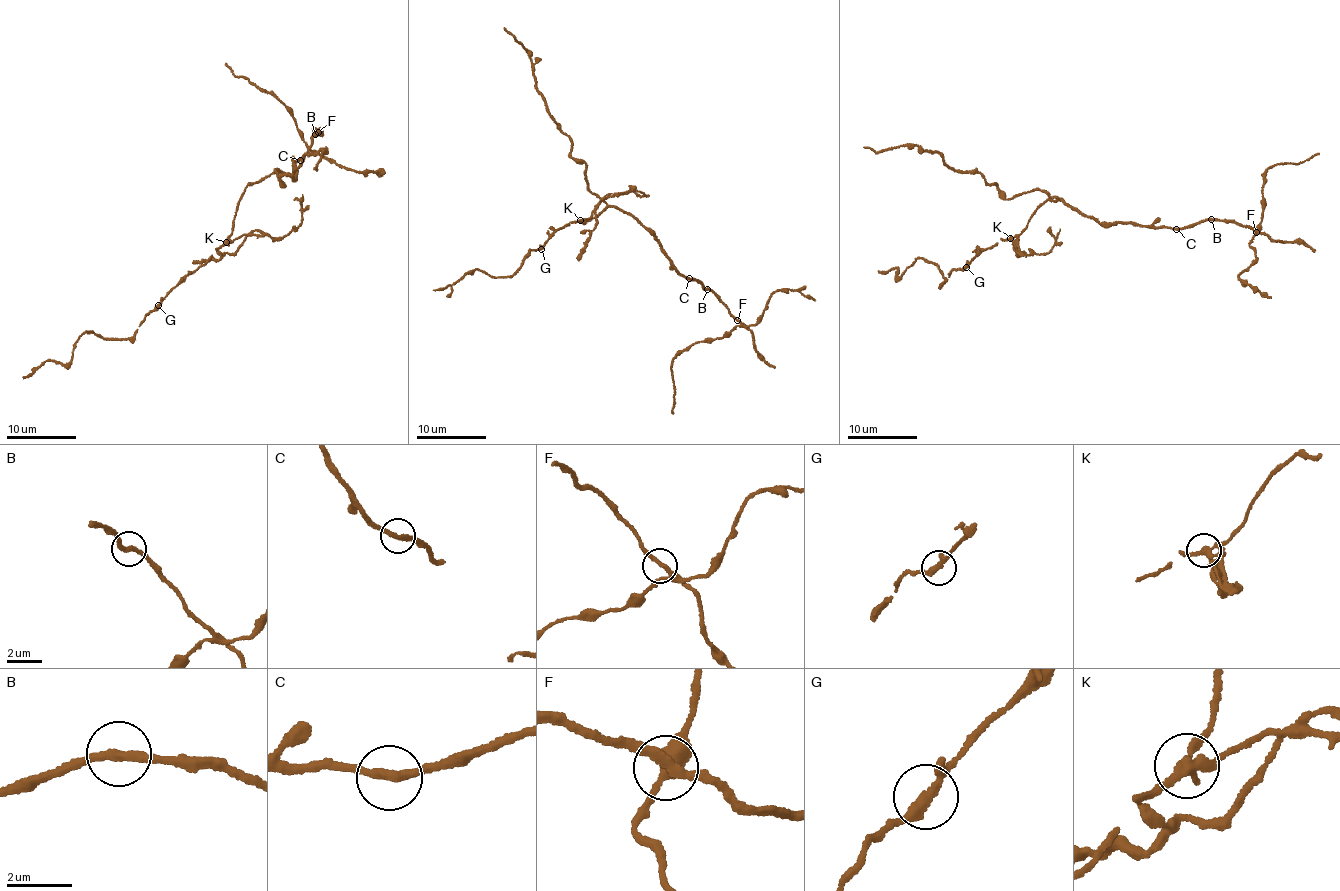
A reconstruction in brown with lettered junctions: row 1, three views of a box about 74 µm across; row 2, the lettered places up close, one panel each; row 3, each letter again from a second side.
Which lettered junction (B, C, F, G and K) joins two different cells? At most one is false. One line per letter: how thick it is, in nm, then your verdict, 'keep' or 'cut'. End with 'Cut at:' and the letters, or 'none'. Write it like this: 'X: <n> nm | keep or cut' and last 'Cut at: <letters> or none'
B: 260 nm | keep
C: 260 nm | keep
F: 280 nm | keep
G: 240 nm | keep
K: 240 nm | cut
Cut at: K

